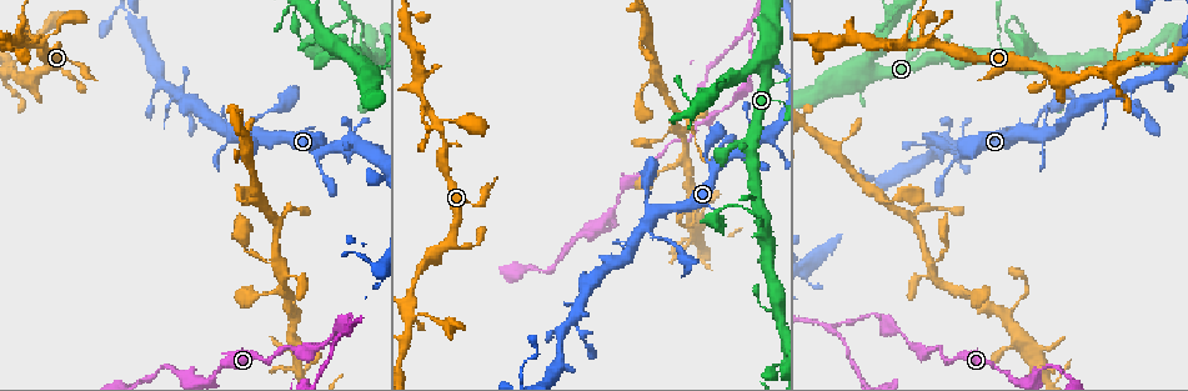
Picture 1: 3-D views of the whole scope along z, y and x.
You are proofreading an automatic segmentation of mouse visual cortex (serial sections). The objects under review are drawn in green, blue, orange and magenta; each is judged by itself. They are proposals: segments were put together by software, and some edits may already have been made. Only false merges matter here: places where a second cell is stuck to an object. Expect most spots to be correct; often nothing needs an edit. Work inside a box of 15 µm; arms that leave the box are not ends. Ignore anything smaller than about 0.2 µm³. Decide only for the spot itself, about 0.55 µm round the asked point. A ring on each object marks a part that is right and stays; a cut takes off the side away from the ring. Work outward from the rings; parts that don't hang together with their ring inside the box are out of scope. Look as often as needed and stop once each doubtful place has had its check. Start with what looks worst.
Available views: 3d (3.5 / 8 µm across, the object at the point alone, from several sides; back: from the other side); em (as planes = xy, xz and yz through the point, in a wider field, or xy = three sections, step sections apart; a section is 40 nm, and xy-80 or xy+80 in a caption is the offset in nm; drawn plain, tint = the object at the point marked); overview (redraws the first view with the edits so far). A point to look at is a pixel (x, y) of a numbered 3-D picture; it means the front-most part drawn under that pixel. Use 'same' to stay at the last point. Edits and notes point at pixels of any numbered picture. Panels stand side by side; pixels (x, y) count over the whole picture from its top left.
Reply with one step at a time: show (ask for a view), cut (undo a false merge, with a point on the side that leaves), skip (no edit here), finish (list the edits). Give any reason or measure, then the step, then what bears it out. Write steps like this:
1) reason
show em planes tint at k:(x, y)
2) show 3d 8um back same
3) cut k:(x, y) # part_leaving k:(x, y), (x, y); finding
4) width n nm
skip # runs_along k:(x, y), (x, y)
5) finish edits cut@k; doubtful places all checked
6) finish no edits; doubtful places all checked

abrupt turn
show 3d 3.5um back at 1:(925, 357)

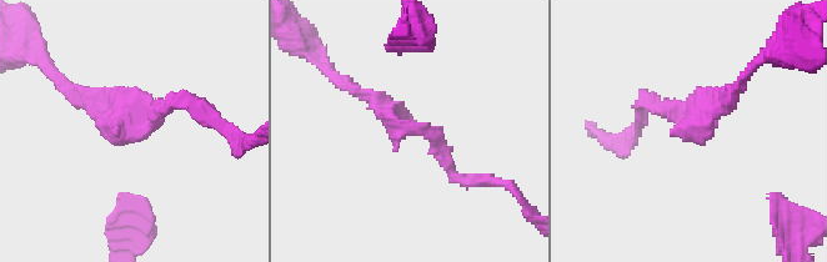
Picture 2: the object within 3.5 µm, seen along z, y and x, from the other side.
show em xy step 2 tint at 2:(409, 133)

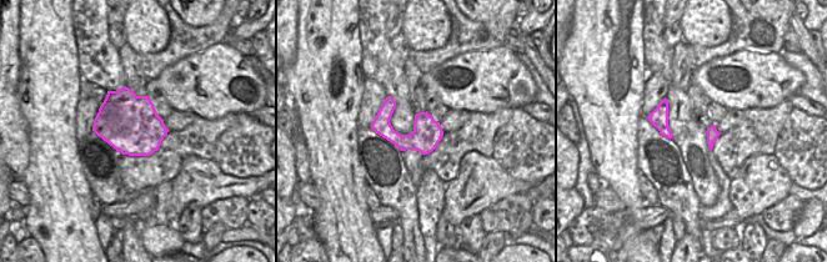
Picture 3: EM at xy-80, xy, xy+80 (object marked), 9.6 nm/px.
width 280 nm
skip # runs_along 2:(455, 176), (436, 134), (355, 89); one cell here

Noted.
abrupt turn
show 3d 8um back at 1:(425, 105)

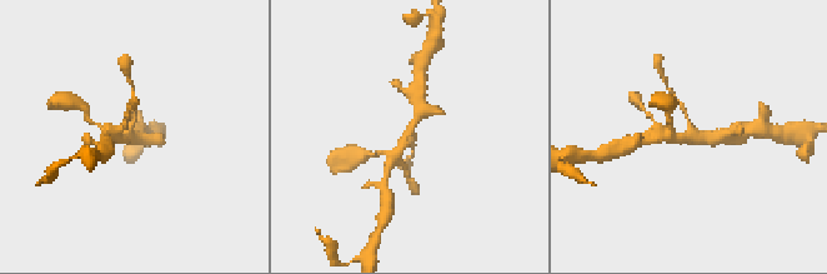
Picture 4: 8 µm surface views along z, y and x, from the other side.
closer look
show 3d 3.5um at 4:(404, 132)

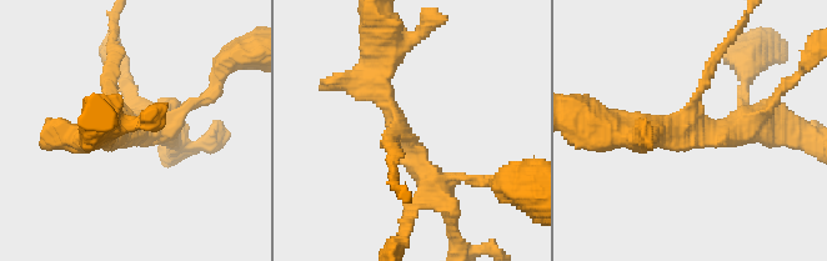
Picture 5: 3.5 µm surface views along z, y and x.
arms 3; arm_widths 150, 300, 350 nm
show em xy step 1 tint at 5:(691, 136)

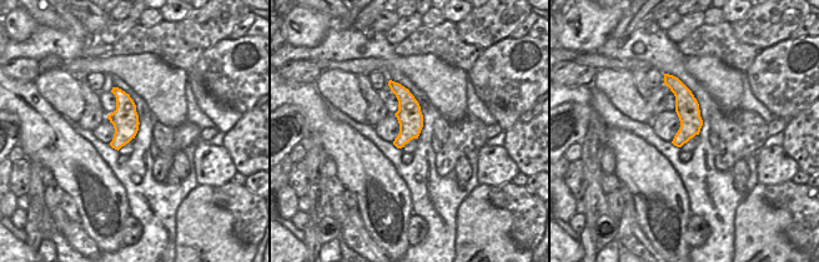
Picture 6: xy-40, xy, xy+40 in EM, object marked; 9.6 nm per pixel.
skip # runs_along 6:(669, 81), (686, 102), (679, 142); continuous, no second cell

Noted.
show 3d 8um at 1:(828, 327)

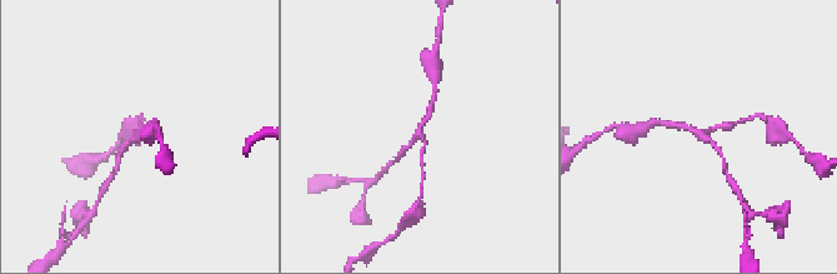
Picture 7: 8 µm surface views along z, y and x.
zoom in
show 3d 3.5um at 7:(703, 133)

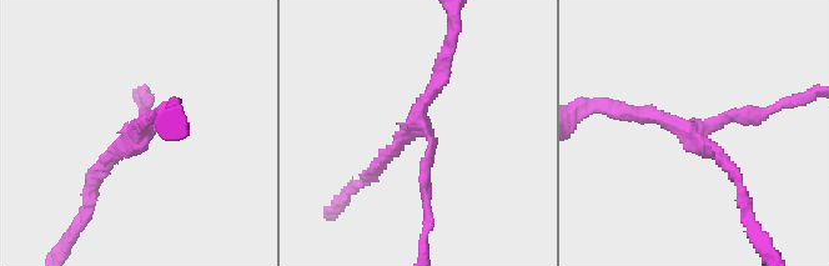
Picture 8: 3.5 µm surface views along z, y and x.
arms 3; arm_widths 150, 200, 200 nm
show em xy step 1 tint at 8:(692, 137)

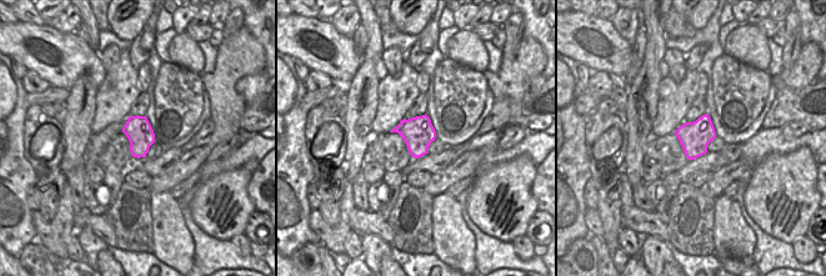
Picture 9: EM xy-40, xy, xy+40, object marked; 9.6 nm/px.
skip # runs_along 8:(145, 114), (149, 130), (91, 184); continuous, no second cell

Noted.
finish no edits; doubtful places all checked

